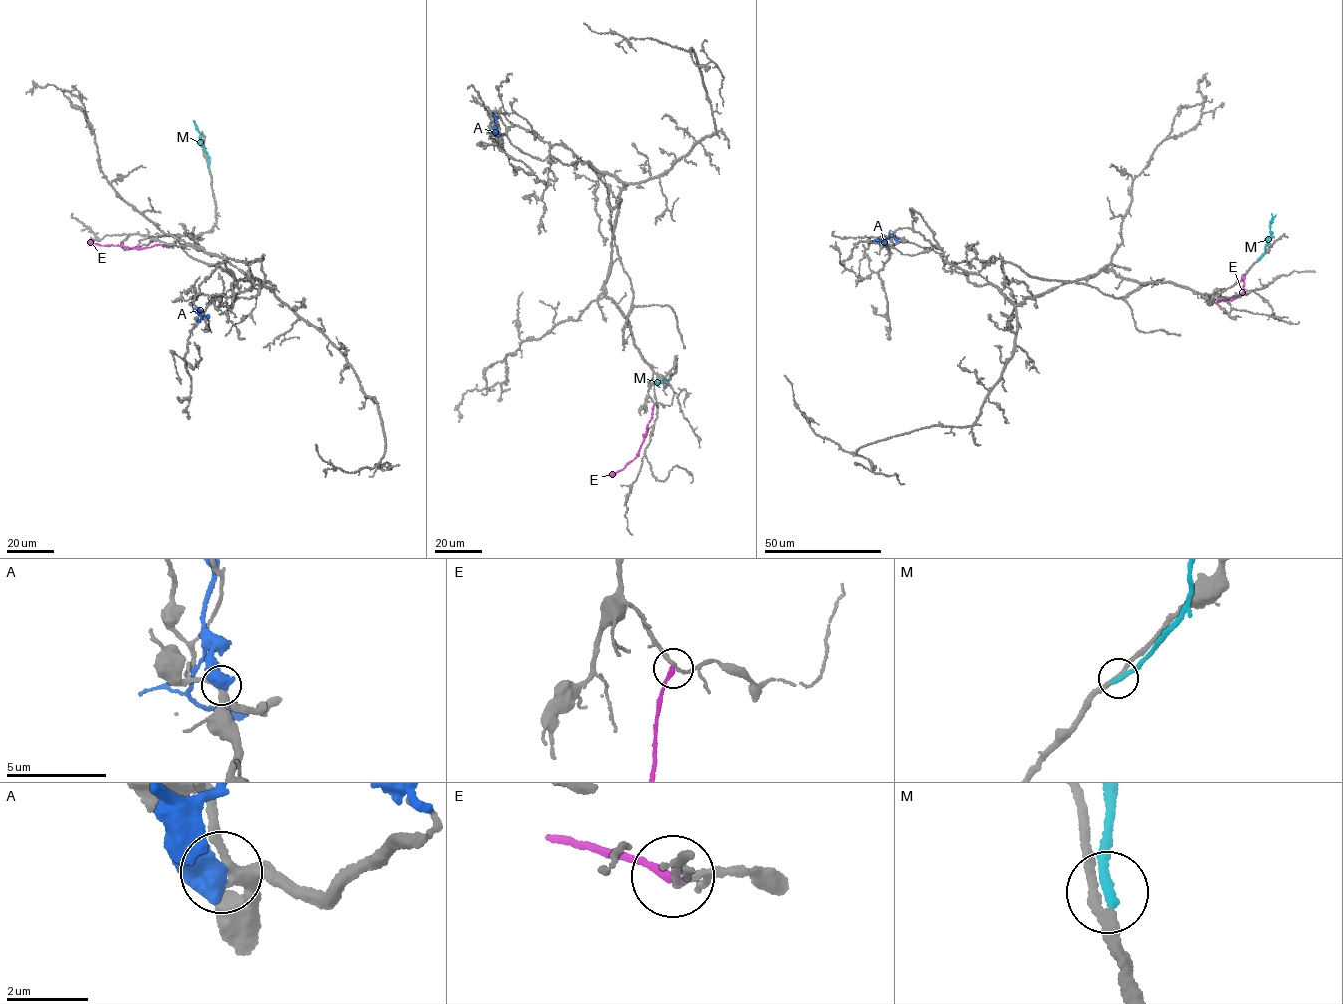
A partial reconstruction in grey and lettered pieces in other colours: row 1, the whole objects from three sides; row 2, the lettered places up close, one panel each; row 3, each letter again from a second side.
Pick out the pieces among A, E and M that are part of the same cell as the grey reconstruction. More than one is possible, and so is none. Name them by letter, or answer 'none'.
M

